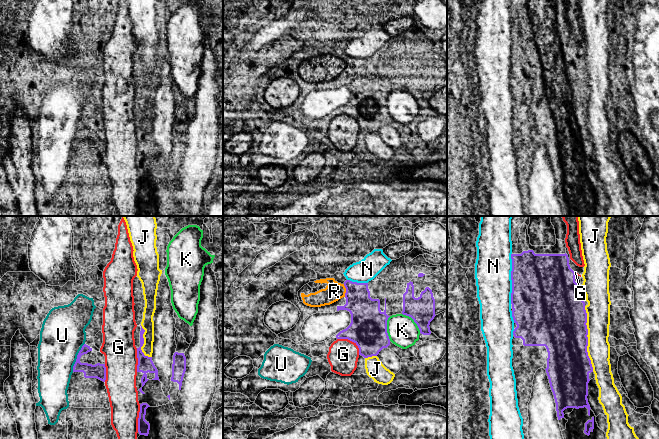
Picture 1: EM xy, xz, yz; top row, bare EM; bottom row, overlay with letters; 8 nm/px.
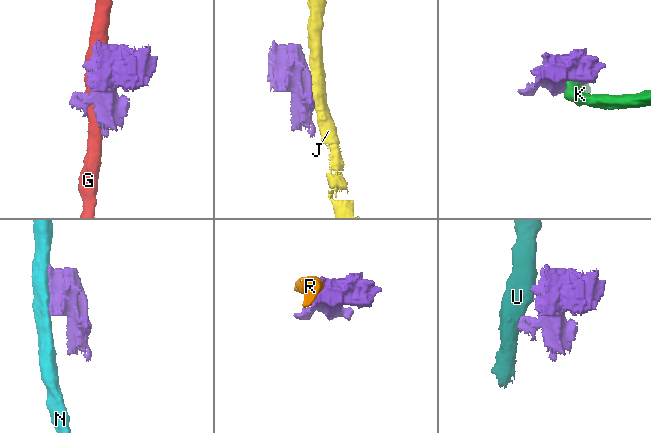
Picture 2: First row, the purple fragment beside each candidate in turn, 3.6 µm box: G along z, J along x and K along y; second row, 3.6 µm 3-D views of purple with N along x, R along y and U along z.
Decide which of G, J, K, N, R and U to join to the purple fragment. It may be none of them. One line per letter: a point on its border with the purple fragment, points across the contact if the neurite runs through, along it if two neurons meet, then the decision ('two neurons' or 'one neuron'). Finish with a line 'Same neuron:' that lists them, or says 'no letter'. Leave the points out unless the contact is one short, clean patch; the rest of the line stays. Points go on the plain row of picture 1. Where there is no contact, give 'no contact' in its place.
G: meets purple in xz at (351, 116); two neurons
J: meets purple in yz at (587, 115); two neurons
K: meets purple in xz at (386, 104); two neurons
N: meets purple in yz at (511, 54); two neurons
R: meets purple in xz at (346, 66); two neurons
U: meets purple in xy at (77, 133); border along xy (84, 119), (77, 131), (72, 147); two neurons
Same neuron: no letter

